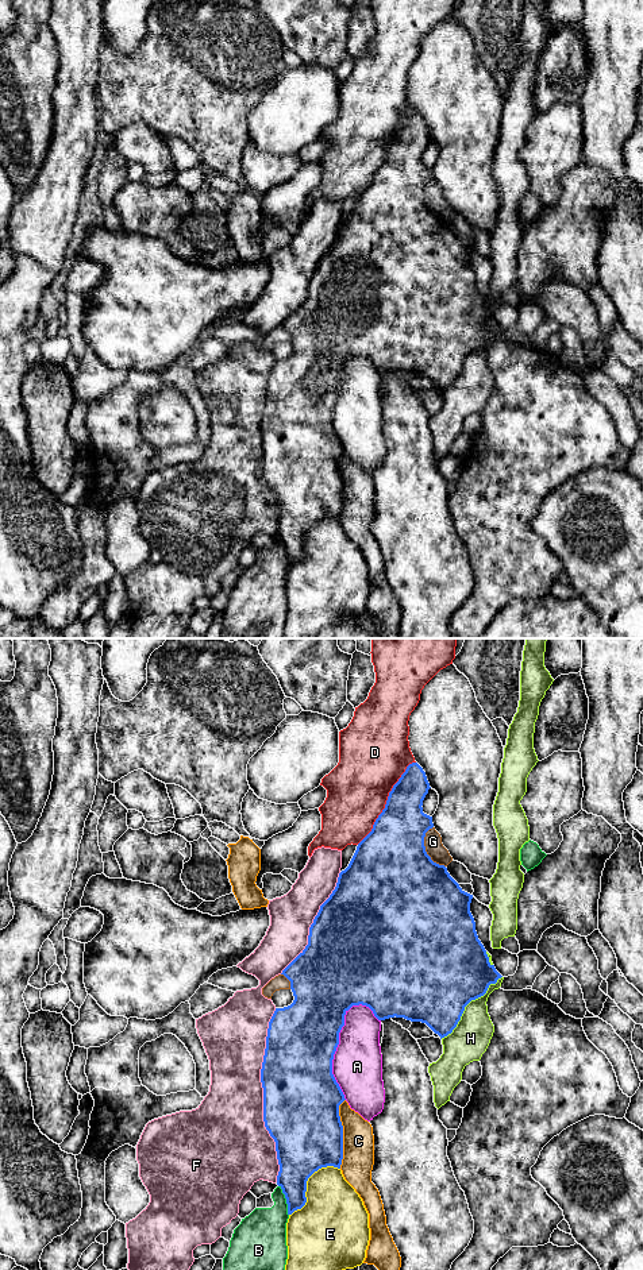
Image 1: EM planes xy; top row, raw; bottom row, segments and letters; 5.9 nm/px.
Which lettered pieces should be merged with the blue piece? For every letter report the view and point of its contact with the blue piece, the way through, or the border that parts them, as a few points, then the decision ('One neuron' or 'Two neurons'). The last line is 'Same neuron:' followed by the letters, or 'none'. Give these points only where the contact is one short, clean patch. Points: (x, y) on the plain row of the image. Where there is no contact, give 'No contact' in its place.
A: Touches blue at xy (335, 401). Two neurons
B: Touches blue at xy (287, 552). Two neurons
C: Touches blue at xy (342, 486). Two neurons
D: Touches blue at xy (387, 154). Two neurons
E: Touches blue at xy (305, 536). Two neurons
F: Touches blue at xy (264, 447). Two neurons
G: Touches blue at xy (424, 201). Two neurons
H: Touches blue at xy (466, 356). Two neurons
Same neuron: none

